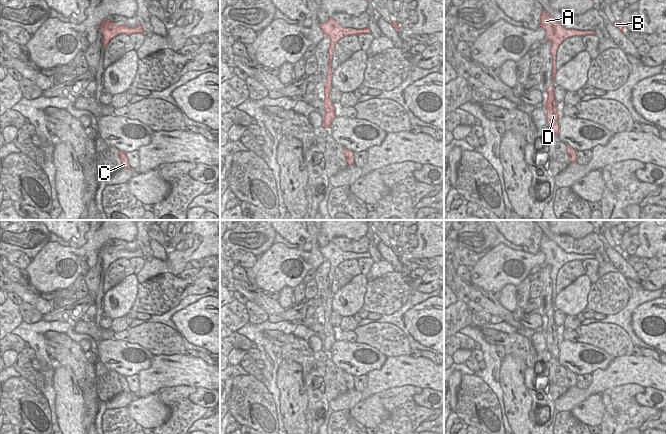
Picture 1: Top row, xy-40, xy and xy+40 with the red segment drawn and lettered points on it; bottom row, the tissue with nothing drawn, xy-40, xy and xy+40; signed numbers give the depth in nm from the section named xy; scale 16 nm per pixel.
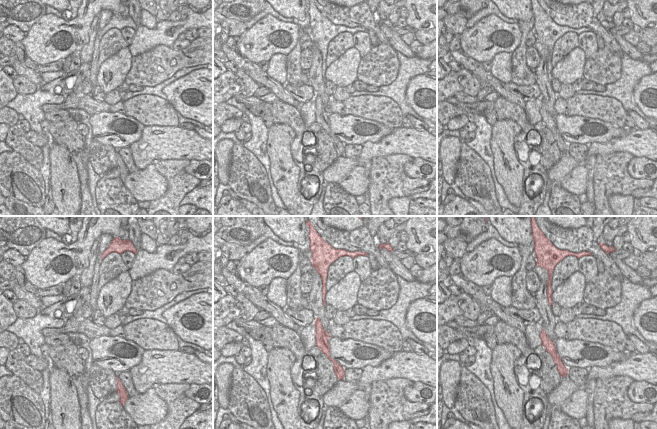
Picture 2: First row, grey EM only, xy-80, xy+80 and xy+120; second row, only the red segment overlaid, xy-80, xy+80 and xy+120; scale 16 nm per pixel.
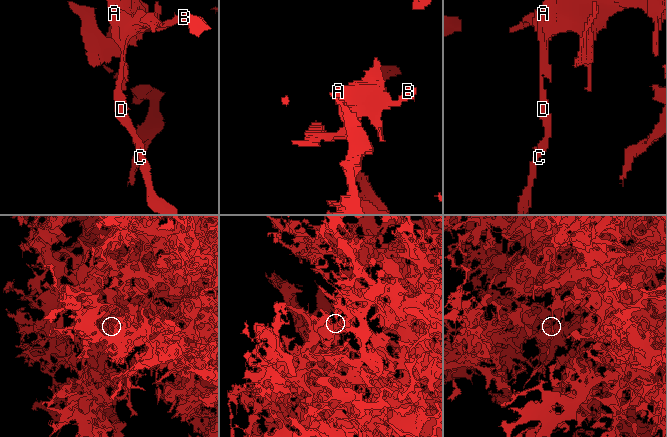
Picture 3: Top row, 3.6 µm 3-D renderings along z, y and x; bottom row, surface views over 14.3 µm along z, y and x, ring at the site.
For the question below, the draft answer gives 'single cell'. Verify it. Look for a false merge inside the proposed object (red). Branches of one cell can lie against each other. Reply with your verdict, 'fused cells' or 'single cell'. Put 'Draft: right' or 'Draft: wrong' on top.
Draft: wrong
fused cells

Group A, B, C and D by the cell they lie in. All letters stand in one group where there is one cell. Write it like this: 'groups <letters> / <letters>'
groups A B / C D

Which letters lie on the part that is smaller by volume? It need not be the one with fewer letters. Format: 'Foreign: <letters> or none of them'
Foreign: C, D.

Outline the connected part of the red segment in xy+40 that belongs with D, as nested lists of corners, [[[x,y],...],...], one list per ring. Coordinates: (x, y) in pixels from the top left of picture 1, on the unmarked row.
[[[550,309],[547,313],[547,321],[545,322],[546,344],[547,350],[552,354],[552,357],[554,357],[555,359],[558,359],[559,357],[559,339],[557,336],[558,328],[559,327],[557,327],[554,322],[554,311],[553,309]]]

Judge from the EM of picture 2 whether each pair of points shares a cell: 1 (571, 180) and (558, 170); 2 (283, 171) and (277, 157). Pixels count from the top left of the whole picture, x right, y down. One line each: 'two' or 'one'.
1: two
2: one

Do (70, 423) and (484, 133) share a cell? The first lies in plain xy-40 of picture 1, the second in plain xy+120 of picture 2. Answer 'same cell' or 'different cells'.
different cells

